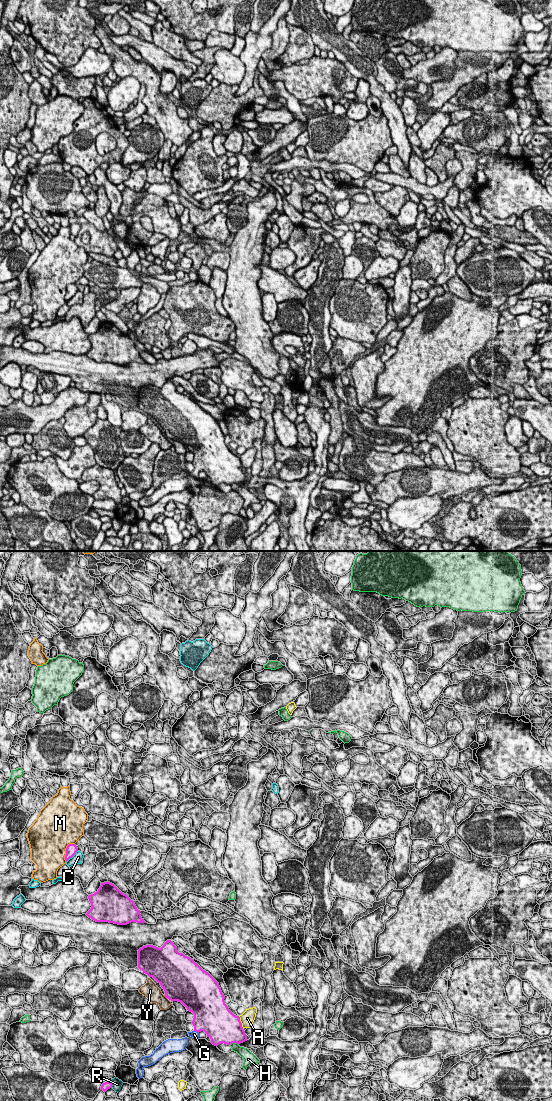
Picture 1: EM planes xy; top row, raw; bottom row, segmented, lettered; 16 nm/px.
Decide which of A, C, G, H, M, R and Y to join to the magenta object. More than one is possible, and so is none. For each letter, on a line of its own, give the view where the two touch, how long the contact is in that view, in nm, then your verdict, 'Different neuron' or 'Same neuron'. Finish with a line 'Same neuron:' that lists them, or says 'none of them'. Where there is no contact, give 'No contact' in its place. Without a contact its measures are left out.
A: Touches magenta in xy. Shared border 200 nm. Different neuron
C: Touches magenta in xy. Shared border 280 nm. Different neuron
G: Touches magenta in xy. Shared border 100 nm. Same neuron
H: Touches magenta in xy. Shared border 150 nm. Different neuron
M: Touches magenta in xy. Shared border 340 nm. Different neuron
R: Touches magenta in xy. Shared border 100 nm. Different neuron
Y: Touches magenta in xy. Shared border 70 nm. Different neuron
Same neuron: G

